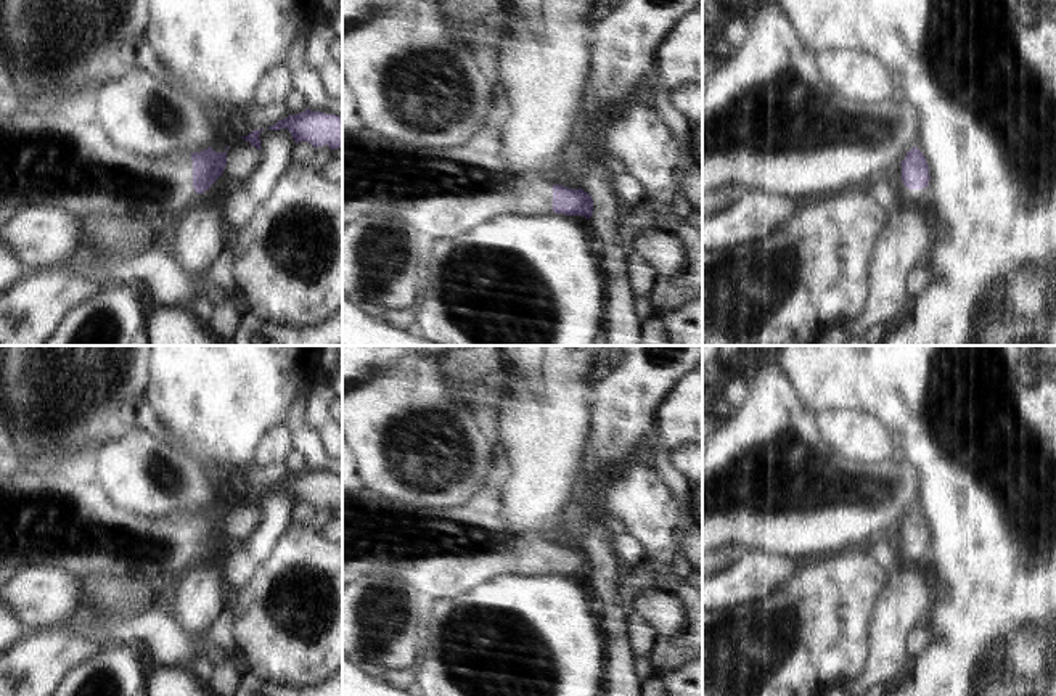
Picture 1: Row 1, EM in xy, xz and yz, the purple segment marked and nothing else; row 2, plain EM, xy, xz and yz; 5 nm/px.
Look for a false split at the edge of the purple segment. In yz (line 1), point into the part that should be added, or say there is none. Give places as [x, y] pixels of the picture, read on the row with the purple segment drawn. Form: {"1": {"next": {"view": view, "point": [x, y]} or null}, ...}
{"1": {"next": {"view": "yz", "point": [908, 198]}}}

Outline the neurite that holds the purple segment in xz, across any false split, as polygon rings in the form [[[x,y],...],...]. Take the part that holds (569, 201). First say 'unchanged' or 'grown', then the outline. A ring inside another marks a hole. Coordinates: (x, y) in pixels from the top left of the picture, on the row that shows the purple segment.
grown; [[[342,130],[342,230],[362,217],[394,212],[428,243],[436,243],[518,214],[591,217],[593,199],[587,191],[555,185],[537,172],[518,174],[500,151],[500,138],[489,133],[474,137],[465,146],[423,146],[386,135],[366,145],[350,130]]]

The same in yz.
grown; [[[915,146],[900,164],[902,180],[897,190],[900,206],[915,207],[926,204],[931,175],[924,154]]]

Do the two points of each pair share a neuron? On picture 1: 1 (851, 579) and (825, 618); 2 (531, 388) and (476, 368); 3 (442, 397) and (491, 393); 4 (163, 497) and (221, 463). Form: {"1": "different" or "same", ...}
{"1": "same", "2": "different", "3": "different", "4": "different"}

